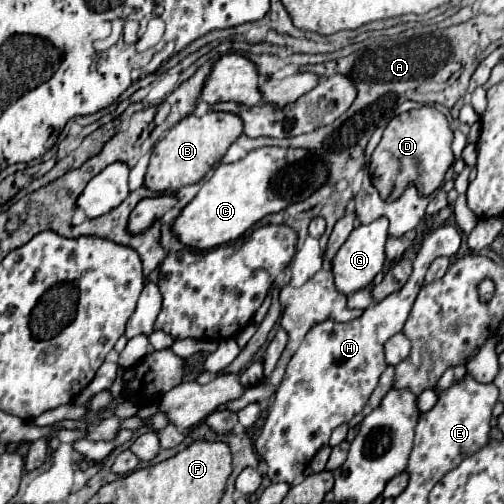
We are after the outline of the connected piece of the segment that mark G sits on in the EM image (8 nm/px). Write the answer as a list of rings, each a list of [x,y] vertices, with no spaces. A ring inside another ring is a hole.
[[[377,219],[369,225],[359,225],[351,231],[349,239],[343,243],[343,247],[337,251],[333,259],[333,275],[335,275],[335,287],[343,295],[353,295],[359,289],[365,289],[375,275],[383,269],[385,265],[385,241],[389,237],[387,233],[387,219]]]

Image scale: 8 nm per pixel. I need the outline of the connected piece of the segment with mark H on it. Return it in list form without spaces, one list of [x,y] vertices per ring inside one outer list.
[[[455,225],[437,227],[421,241],[413,259],[413,273],[401,291],[389,295],[381,303],[369,305],[363,315],[353,321],[335,323],[327,319],[311,327],[303,347],[287,365],[283,383],[275,393],[275,403],[269,409],[261,435],[255,443],[259,457],[269,465],[267,477],[271,483],[297,481],[309,467],[313,455],[329,443],[331,431],[343,423],[349,423],[365,407],[369,395],[377,387],[381,373],[387,367],[383,345],[403,329],[415,295],[423,285],[427,267],[441,255],[455,255],[459,245],[461,233]]]

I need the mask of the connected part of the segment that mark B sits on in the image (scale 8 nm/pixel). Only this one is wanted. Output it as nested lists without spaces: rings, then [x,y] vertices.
[[[207,111],[205,115],[187,115],[181,119],[167,135],[155,145],[151,161],[145,175],[145,185],[151,191],[179,191],[185,185],[199,183],[225,155],[231,143],[243,133],[243,121],[235,113],[215,113]]]

